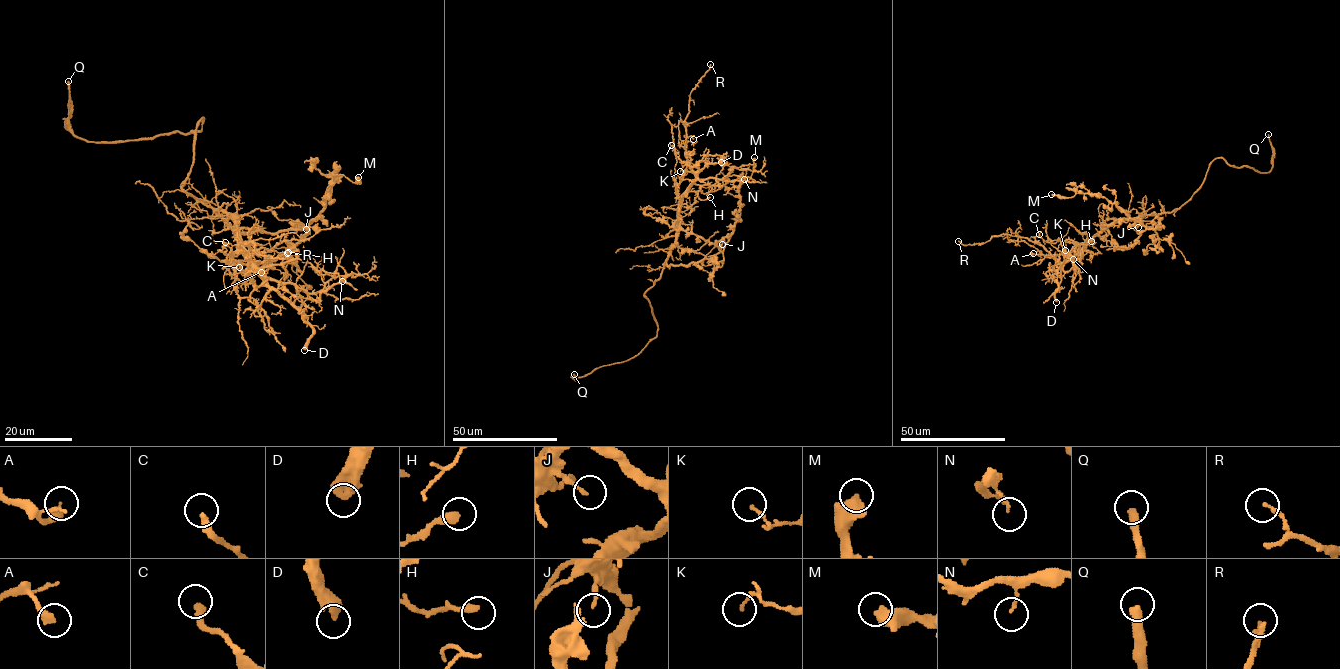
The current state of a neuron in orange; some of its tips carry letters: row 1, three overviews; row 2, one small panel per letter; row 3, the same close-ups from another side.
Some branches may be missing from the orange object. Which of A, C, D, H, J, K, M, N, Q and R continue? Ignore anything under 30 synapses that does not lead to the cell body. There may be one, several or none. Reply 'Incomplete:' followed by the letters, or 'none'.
Incomplete: D, Q

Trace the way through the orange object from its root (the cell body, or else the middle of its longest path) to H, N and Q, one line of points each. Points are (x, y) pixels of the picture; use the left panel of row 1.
H: (214, 208), (233, 217), (238, 243), (249, 254), (261, 254), (266, 248), (287, 253)
N: (214, 208), (233, 217), (239, 248), (259, 268), (302, 259), (321, 274), (341, 275), (342, 281)
Q: (214, 208), (182, 188), (202, 119), (200, 130), (186, 134), (88, 141), (71, 128), (68, 81)

